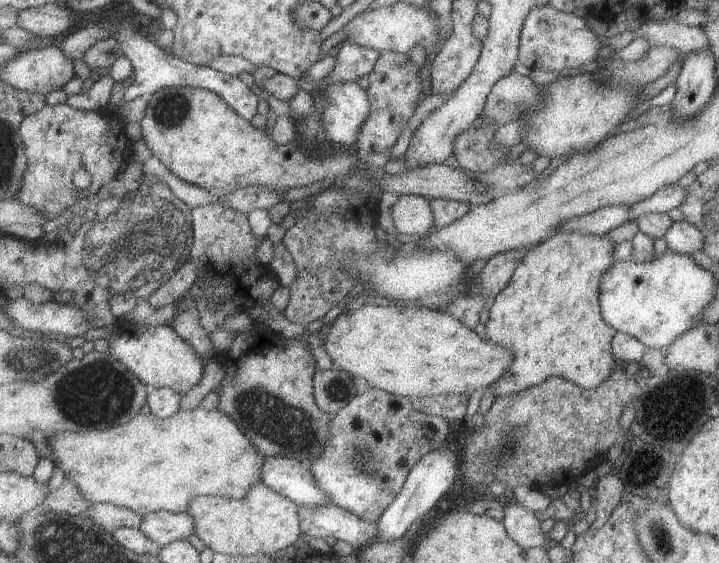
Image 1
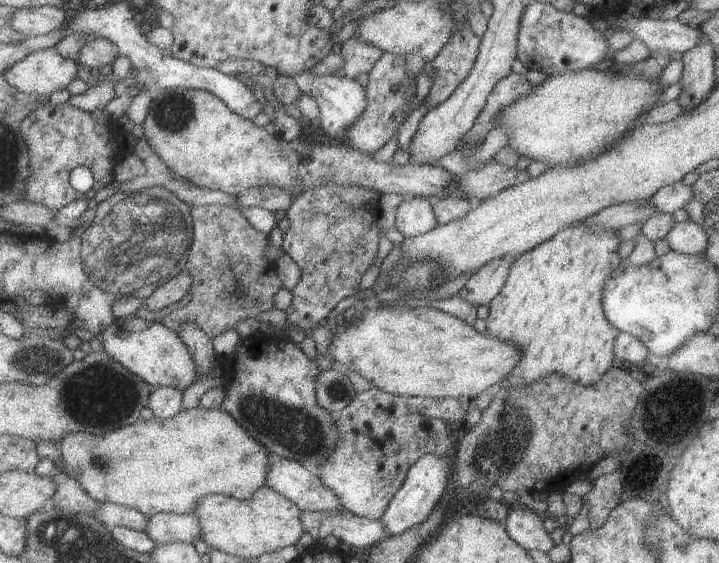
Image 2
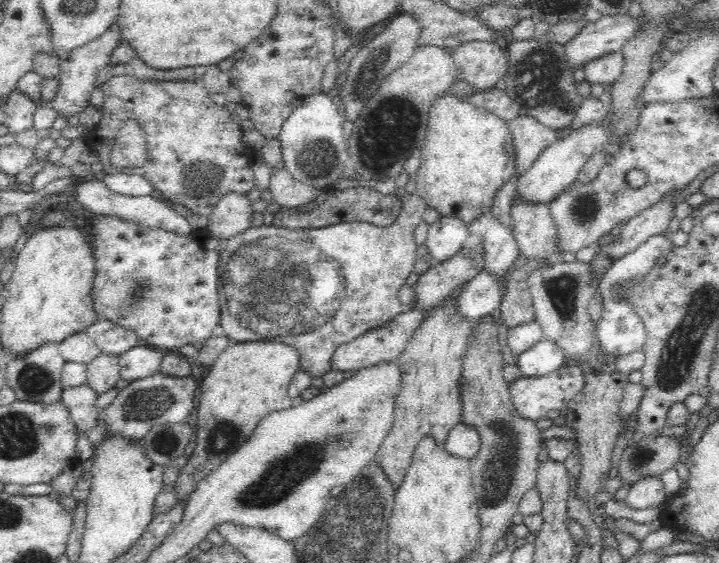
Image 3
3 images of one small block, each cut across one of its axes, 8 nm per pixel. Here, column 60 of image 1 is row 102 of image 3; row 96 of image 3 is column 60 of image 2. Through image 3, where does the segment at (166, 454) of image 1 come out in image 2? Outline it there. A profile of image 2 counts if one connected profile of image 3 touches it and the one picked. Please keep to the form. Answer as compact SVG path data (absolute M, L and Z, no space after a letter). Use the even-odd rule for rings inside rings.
M200 405L191 409L181 408L175 416L166 419L153 415L149 420L135 420L133 424L115 430L104 430L100 433L65 433L61 441L53 444L62 457L64 473L75 479L94 501L109 501L131 507L146 517L158 512L191 513L197 498L217 493L245 500L256 488L265 485L269 456L227 412L221 409L206 409Z

